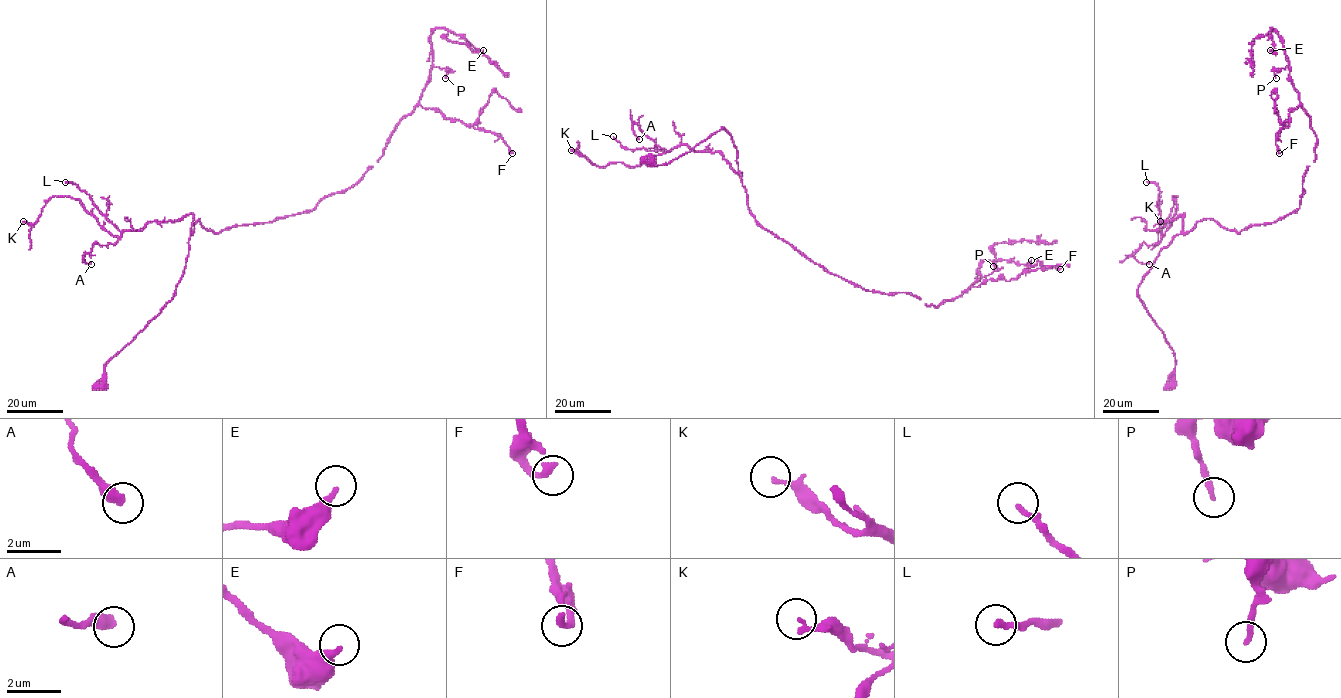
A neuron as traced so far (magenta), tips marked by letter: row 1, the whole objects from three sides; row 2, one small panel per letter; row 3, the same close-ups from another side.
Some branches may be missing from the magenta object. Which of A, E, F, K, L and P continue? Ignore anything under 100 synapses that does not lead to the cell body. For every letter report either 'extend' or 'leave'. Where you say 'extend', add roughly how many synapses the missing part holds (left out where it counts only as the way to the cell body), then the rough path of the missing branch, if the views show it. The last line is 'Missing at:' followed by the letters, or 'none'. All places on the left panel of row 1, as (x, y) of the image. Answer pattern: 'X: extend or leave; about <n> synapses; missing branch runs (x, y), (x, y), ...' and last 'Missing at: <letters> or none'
A: leave
E: leave
F: leave
K: leave
L: leave
P: leave
Missing at: none

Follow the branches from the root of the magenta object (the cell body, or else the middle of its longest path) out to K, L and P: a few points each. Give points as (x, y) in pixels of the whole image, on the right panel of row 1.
K: (1171, 386), (1174, 351), (1138, 287), (1181, 233), (1183, 214), (1155, 230), (1164, 234), (1177, 196), (1160, 221)
L: (1171, 386), (1174, 351), (1138, 287), (1181, 233), (1184, 214), (1155, 230), (1162, 231), (1160, 190), (1146, 182)
P: (1171, 386), (1138, 296), (1159, 252), (1206, 219), (1239, 233), (1300, 207), (1316, 136), (1290, 69), (1276, 78)

